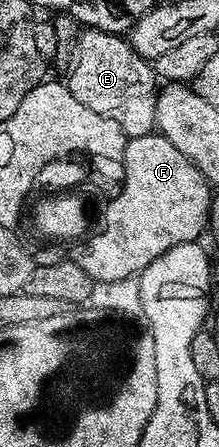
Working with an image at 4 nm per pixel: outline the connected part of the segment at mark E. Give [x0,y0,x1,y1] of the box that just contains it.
[68,30,159,139]

